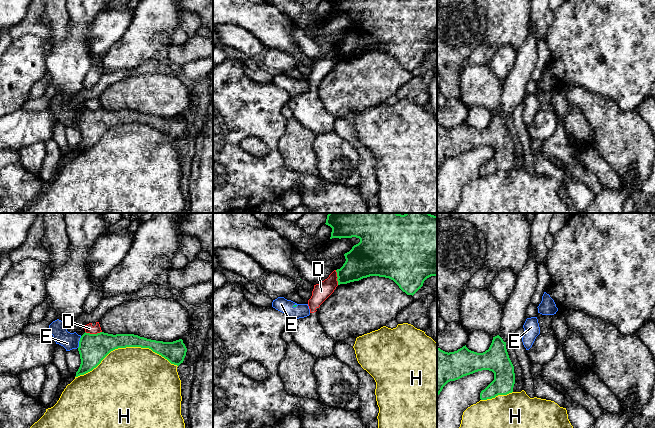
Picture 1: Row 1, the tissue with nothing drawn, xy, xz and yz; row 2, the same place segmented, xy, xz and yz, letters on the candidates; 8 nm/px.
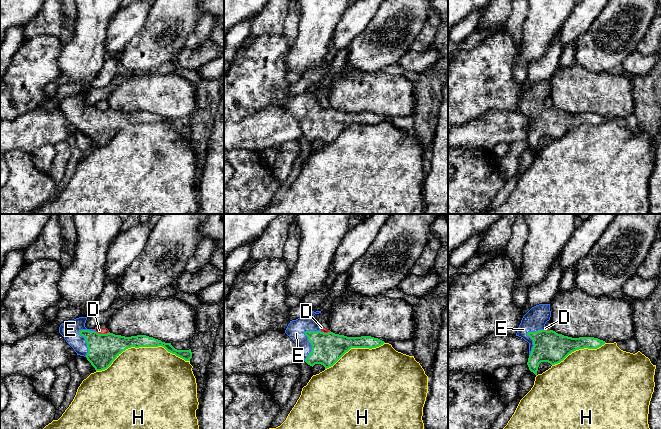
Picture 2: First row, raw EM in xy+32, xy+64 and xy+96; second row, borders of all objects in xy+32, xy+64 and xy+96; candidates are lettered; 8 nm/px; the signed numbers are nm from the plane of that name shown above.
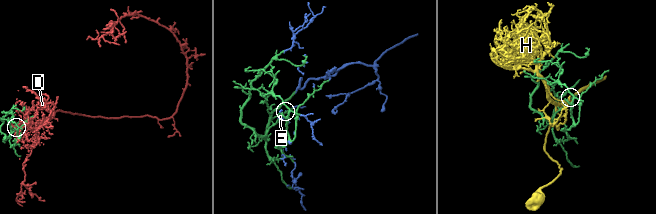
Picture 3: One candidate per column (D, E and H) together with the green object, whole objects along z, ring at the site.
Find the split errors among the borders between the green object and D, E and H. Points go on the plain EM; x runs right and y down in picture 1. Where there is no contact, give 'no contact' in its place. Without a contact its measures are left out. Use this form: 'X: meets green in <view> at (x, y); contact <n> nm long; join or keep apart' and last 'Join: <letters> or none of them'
D: meets green in xy at (93, 110); contact 140 nm long; keep apart
E: meets green in xy at (79, 118); contact 100 nm long; join
H: meets green in xy at (126, 122); contact 850 nm long; keep apart
Join: E

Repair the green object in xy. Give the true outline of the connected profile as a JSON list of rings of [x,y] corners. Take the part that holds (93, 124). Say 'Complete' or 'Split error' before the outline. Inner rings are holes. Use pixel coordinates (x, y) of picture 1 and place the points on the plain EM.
Split error. [[[57,95],[49,101],[56,120],[63,122],[66,127],[77,125],[81,140],[76,152],[84,151],[96,144],[101,137],[113,126],[126,123],[149,124],[153,128],[167,135],[171,140],[179,142],[183,139],[187,124],[182,115],[173,118],[163,118],[147,115],[134,110],[97,110],[84,109],[82,112],[76,108],[67,107],[68,100]]]

